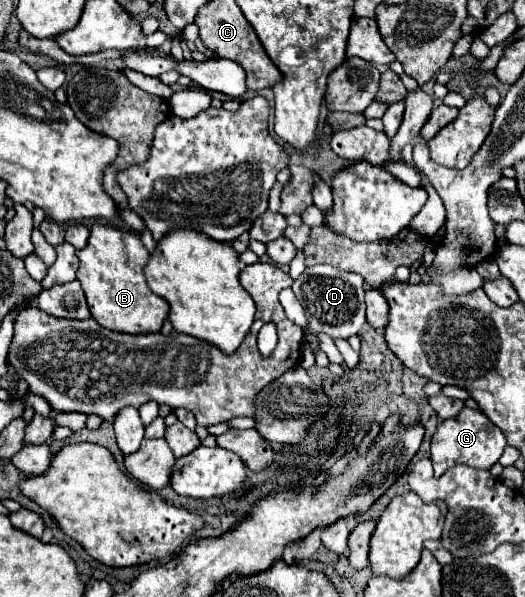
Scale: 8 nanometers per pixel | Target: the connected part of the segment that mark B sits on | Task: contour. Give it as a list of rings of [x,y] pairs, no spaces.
[[[95,222],[87,246],[75,254],[81,260],[77,280],[87,296],[91,316],[103,324],[103,328],[127,334],[149,334],[161,330],[169,314],[169,304],[147,286],[143,268],[151,254],[143,246],[141,238],[105,222]]]

